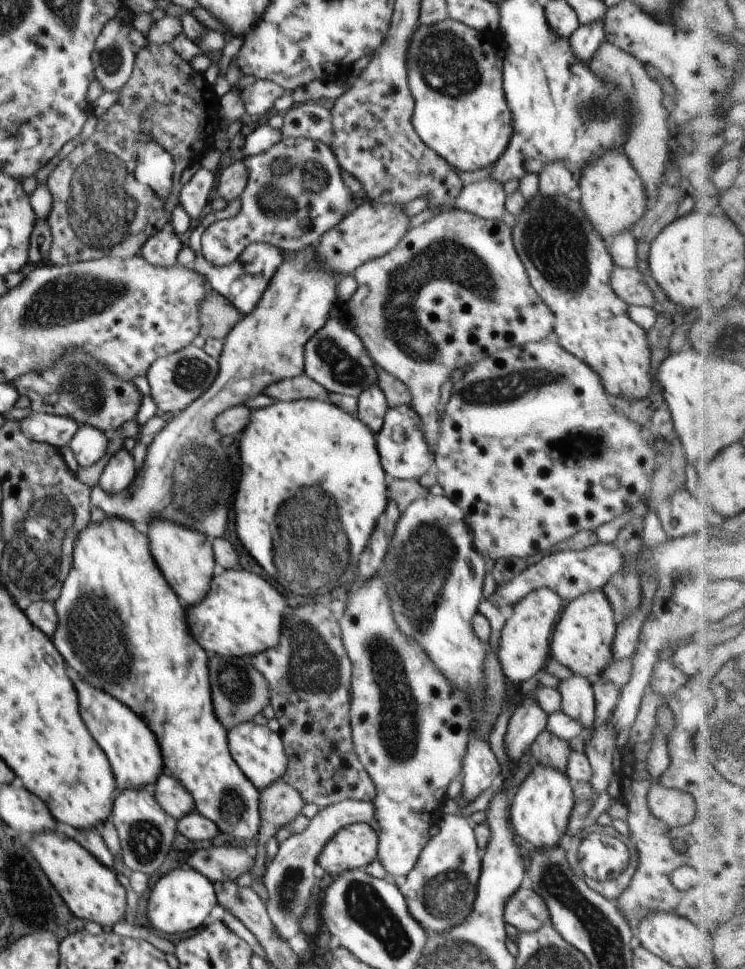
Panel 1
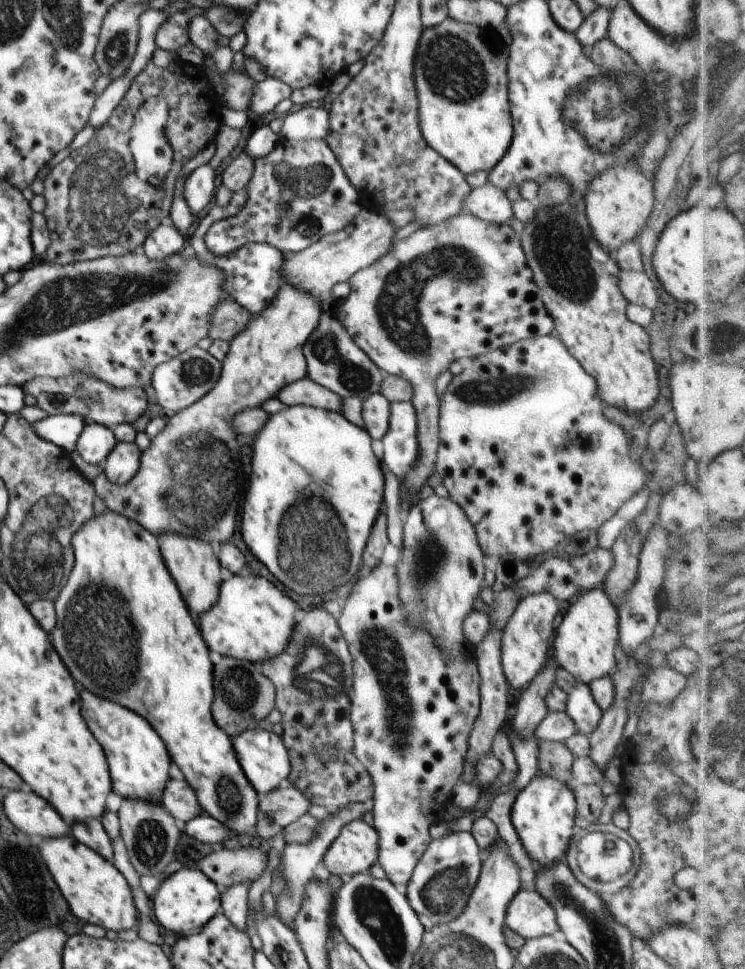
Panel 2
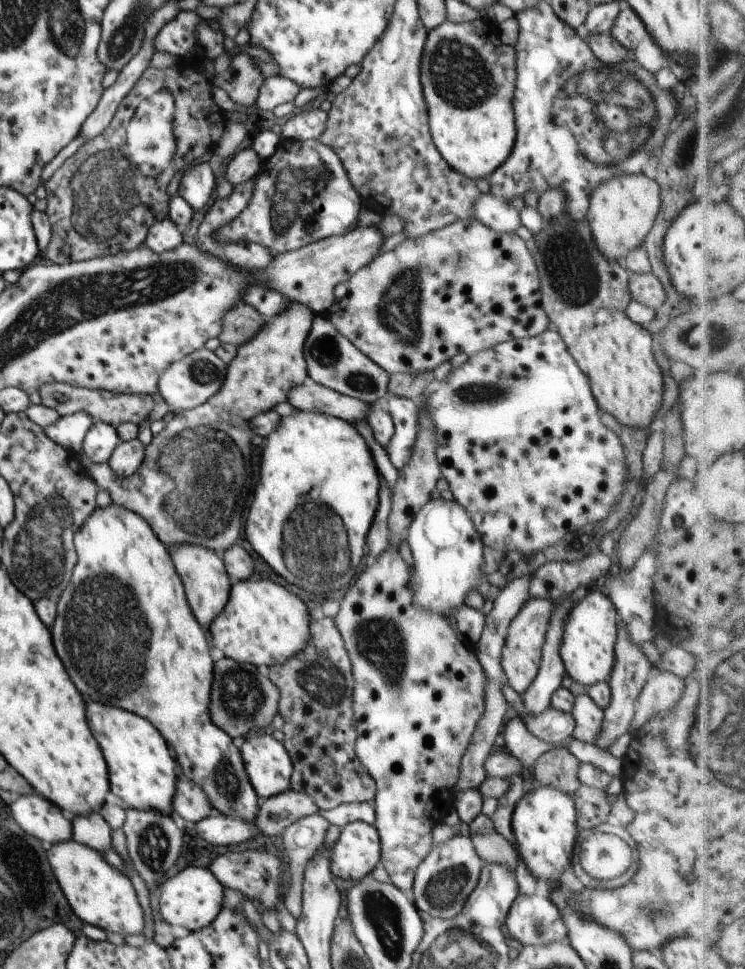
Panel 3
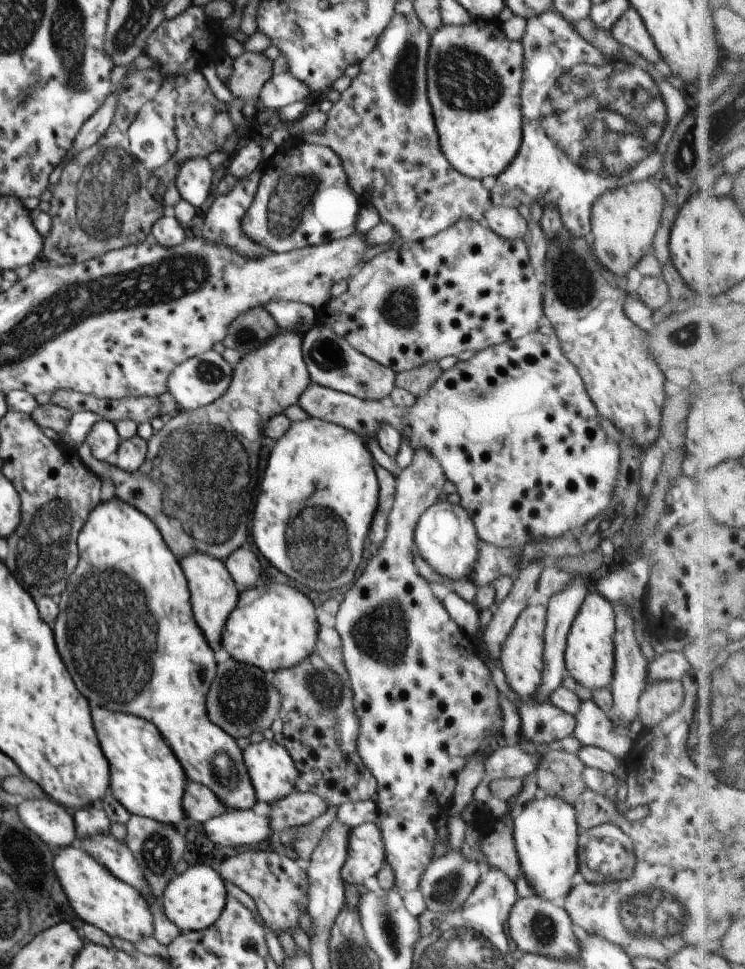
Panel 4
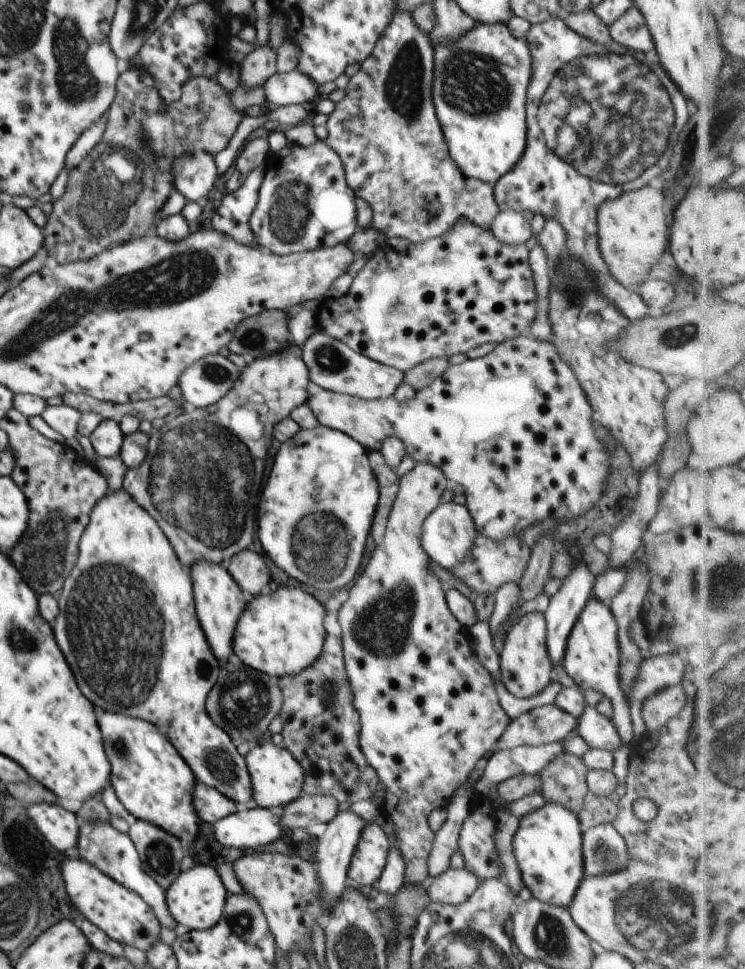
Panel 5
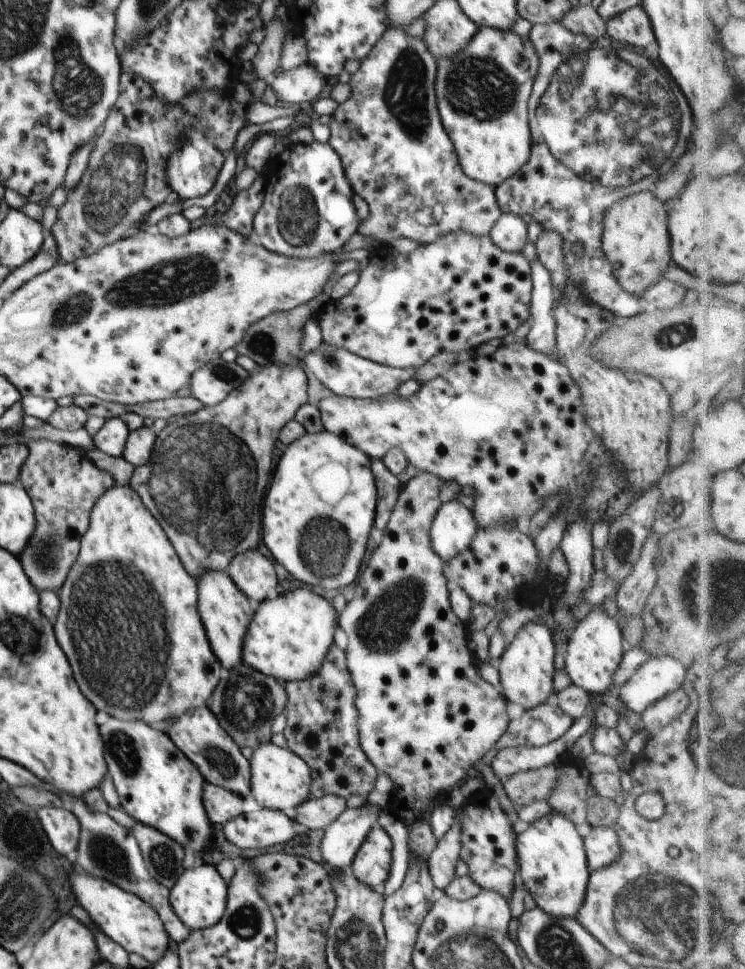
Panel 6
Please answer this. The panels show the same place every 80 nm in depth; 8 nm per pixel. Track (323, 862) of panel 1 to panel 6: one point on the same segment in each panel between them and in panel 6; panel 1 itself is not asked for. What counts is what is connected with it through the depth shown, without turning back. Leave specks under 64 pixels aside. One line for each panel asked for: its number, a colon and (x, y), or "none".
2: (356, 849)
3: (355, 854)
4: (366, 854)
5: (370, 856)
6: (372, 864)

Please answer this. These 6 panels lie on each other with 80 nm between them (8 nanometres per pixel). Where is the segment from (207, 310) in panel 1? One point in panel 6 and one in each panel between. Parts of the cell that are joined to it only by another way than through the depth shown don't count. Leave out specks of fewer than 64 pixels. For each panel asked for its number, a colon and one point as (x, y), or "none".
2: (229, 318)
3: (241, 324)
4: (253, 328)
5: (259, 336)
6: (276, 340)

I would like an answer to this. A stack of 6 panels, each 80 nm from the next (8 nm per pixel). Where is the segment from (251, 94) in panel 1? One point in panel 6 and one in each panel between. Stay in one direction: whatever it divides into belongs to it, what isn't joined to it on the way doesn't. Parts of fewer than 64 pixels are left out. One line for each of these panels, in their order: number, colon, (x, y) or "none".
2: (266, 95)
3: (277, 90)
4: (280, 90)
5: (292, 88)
6: (302, 85)

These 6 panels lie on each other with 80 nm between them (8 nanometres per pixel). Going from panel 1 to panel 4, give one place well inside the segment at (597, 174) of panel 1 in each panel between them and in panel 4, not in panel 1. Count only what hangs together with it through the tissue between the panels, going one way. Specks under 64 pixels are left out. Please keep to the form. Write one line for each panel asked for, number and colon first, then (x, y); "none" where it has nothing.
2: (618, 203)
3: (622, 211)
4: (624, 221)

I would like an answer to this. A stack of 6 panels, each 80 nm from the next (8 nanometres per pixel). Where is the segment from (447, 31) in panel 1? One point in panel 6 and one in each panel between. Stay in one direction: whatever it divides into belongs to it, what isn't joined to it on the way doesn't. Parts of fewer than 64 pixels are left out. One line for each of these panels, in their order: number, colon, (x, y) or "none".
2: (461, 79)
3: (468, 75)
4: (474, 72)
5: (484, 123)
6: (482, 93)

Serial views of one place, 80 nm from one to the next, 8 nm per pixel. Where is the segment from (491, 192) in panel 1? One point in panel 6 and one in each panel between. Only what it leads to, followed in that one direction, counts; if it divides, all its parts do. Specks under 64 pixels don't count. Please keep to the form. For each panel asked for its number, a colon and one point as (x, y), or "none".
2: (490, 204)
3: (498, 214)
4: (507, 222)
5: (509, 227)
6: (510, 233)

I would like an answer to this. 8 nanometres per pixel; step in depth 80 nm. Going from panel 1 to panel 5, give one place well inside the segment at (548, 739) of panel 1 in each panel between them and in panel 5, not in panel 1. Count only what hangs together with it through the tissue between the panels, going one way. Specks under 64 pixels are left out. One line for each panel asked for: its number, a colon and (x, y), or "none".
2: (555, 759)
3: (558, 767)
4: (560, 773)
5: (564, 779)

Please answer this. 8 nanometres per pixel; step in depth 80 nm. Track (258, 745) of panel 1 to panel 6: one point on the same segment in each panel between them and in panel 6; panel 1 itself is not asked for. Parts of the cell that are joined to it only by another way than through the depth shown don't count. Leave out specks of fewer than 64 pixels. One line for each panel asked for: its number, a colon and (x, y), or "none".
2: (262, 754)
3: (269, 767)
4: (272, 770)
5: (277, 779)
6: (280, 780)

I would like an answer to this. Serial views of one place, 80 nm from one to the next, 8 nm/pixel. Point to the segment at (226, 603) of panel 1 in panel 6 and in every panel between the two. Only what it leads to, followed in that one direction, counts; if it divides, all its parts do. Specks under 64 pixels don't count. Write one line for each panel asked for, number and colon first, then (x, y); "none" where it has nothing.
2: (252, 620)
3: (263, 624)
4: (274, 627)
5: (280, 633)
6: (288, 638)

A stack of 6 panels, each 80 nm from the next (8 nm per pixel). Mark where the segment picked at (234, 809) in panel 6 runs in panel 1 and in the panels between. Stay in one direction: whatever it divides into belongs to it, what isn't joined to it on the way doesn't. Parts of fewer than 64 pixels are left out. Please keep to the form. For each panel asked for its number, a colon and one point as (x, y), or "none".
1: (171, 794)
2: (179, 799)
3: (190, 803)
4: (200, 804)
5: (211, 805)

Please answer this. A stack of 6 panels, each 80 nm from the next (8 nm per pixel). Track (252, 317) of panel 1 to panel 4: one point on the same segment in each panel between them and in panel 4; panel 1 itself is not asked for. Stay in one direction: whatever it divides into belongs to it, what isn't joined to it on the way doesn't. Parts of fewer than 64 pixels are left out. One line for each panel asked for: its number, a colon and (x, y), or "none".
2: (174, 491)
3: (193, 486)
4: (191, 485)

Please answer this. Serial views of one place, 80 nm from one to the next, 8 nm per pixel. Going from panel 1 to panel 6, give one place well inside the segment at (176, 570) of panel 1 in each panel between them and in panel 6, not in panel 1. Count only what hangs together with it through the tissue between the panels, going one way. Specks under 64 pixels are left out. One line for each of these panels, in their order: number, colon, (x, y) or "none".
2: (194, 564)
3: (202, 571)
4: (214, 595)
5: (219, 601)
6: (225, 611)

